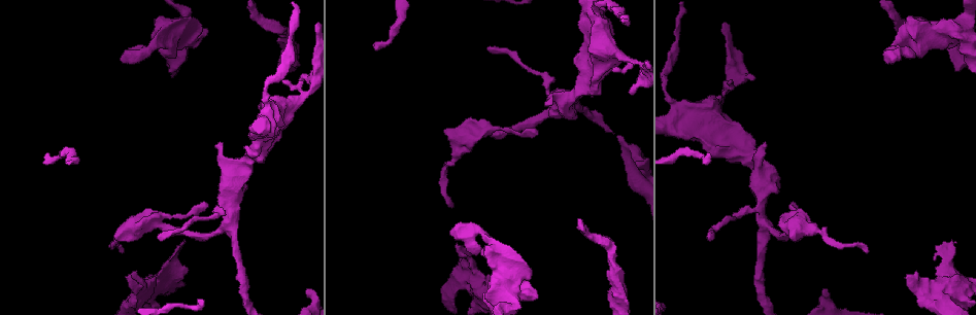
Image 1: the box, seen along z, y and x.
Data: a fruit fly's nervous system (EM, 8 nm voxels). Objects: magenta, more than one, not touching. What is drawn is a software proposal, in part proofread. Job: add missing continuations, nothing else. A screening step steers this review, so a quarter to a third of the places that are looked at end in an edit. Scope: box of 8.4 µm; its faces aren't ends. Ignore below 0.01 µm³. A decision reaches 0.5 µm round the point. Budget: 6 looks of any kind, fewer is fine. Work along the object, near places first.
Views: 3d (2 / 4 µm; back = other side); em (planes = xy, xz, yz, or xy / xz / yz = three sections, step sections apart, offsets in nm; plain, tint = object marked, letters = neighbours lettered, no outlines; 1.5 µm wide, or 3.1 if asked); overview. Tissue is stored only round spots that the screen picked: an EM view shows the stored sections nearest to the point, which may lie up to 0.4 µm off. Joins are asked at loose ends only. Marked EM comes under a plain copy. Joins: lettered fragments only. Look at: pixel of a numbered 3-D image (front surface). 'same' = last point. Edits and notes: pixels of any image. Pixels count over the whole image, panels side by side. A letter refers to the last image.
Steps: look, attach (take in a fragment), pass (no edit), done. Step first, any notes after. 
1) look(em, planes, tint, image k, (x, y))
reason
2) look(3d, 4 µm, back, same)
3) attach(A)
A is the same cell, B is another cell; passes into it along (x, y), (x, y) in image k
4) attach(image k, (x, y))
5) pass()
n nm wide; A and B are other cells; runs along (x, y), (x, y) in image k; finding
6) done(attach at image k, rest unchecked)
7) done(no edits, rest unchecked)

look(3d, 4 µm, image 1, (958, 37))
free end

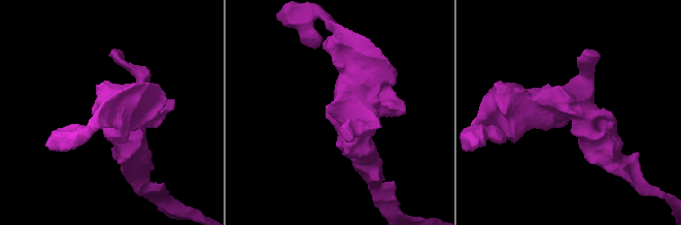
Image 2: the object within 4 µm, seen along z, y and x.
look(em, yz, step 4, letters, image 2, (327, 110))
now the EM

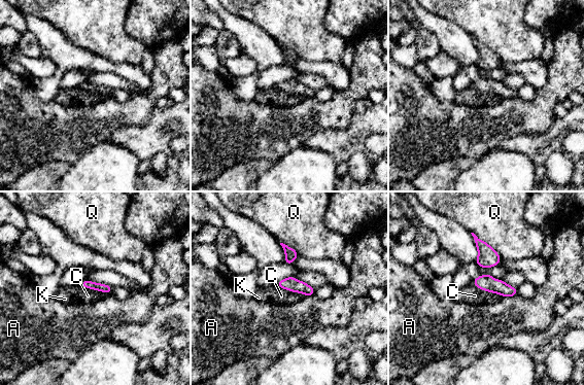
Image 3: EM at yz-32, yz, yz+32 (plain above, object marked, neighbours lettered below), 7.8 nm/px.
look(em, planes, letters, same)

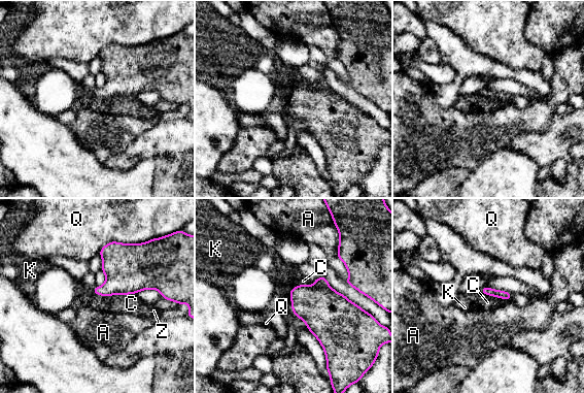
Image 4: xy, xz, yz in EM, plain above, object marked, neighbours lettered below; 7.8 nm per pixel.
pass()
A, C, K, Q and Z are other cells; border along (91, 291), (102, 295), (134, 294) in image 4; none of them fits

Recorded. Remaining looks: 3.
look(em, planes, tint, image 1, (766, 142))
branch stops here

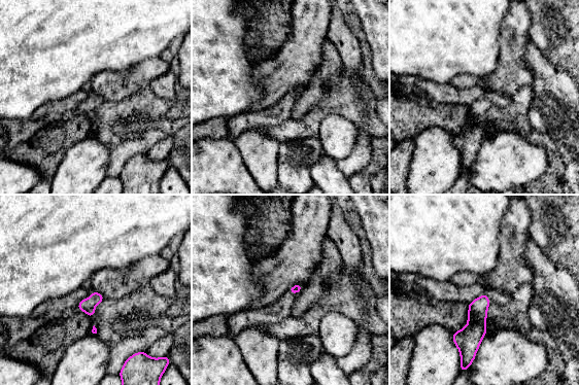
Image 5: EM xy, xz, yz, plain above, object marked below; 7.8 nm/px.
look(em, planes, letters, same)
what lies round it

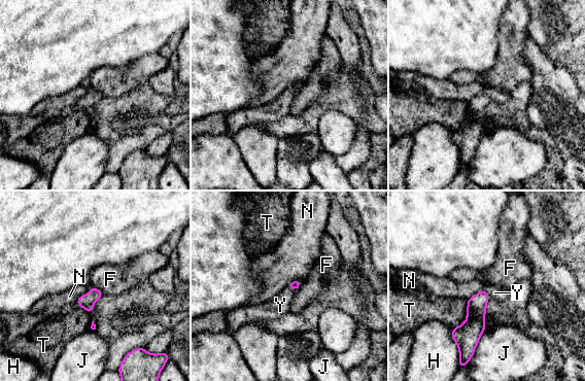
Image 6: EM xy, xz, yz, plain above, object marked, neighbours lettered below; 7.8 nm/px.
attach(Y)
J touches over 280 nm; Y is the same cell, F, H, J, N and T are other cells; it goes on there

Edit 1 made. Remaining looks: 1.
done(attach at image 6, rest unchecked)

